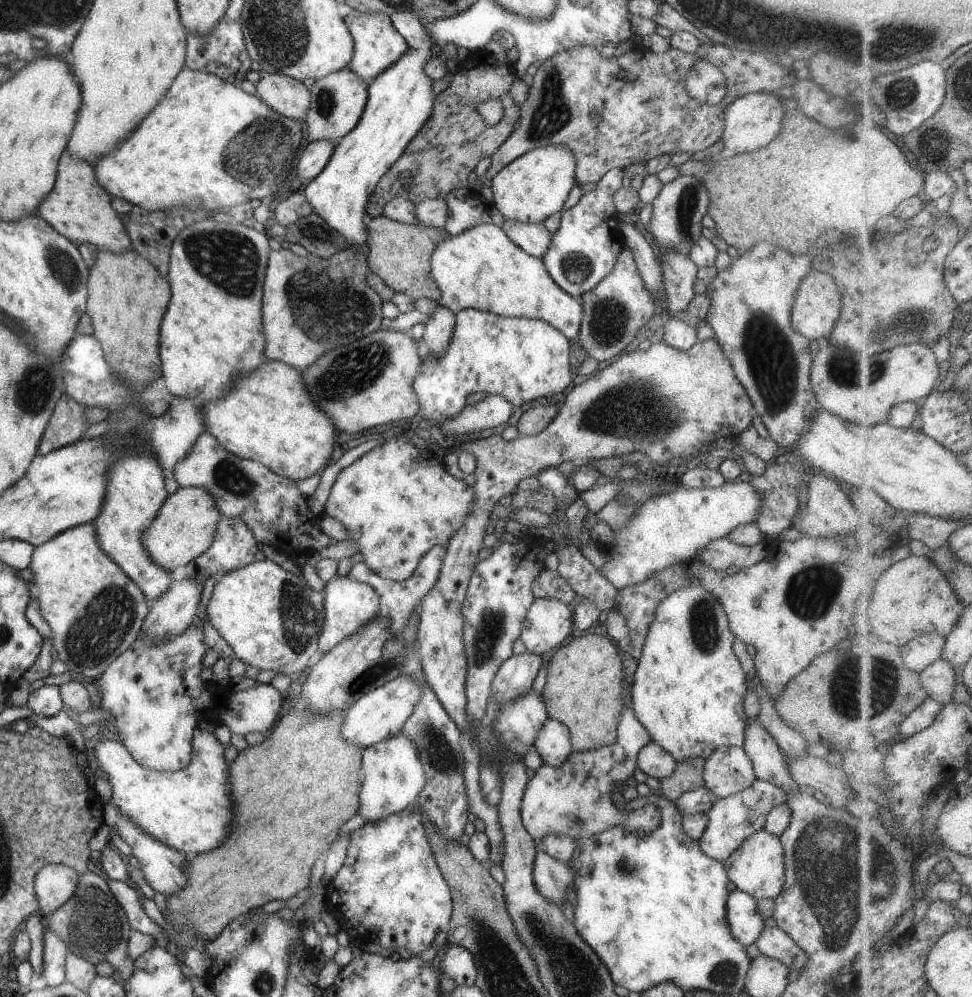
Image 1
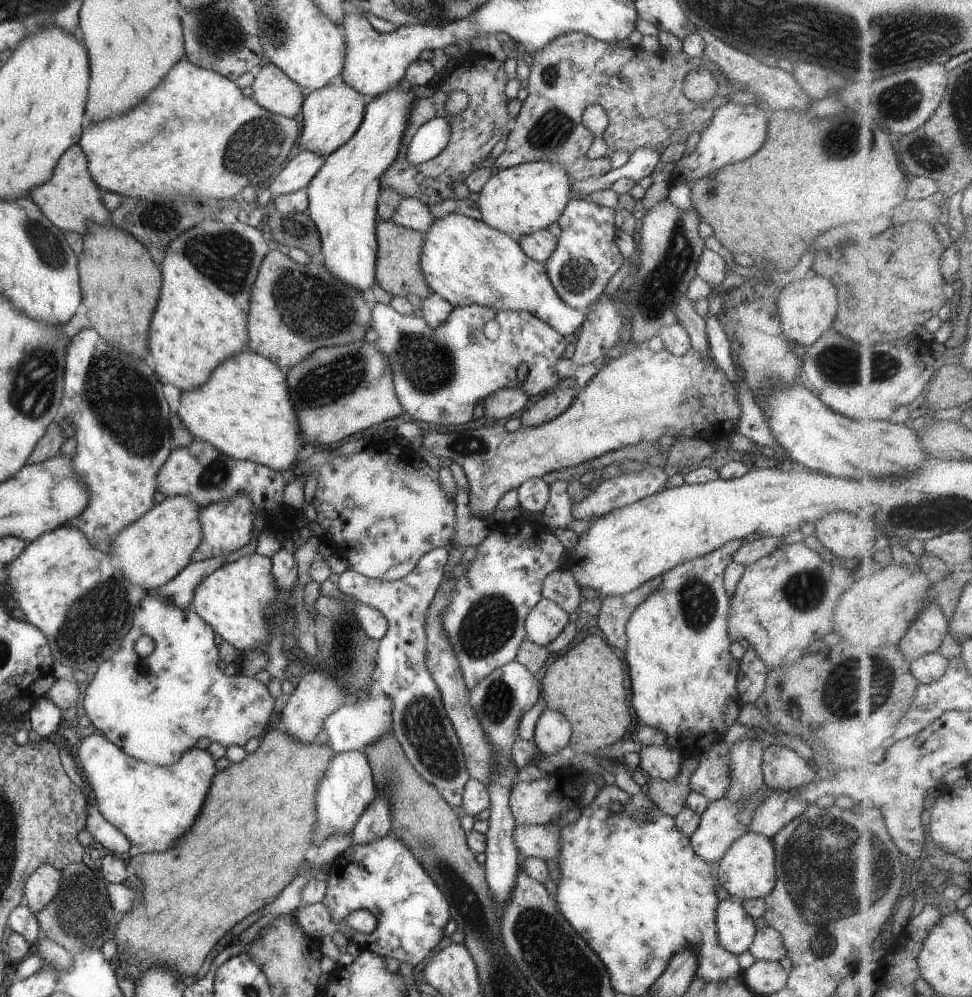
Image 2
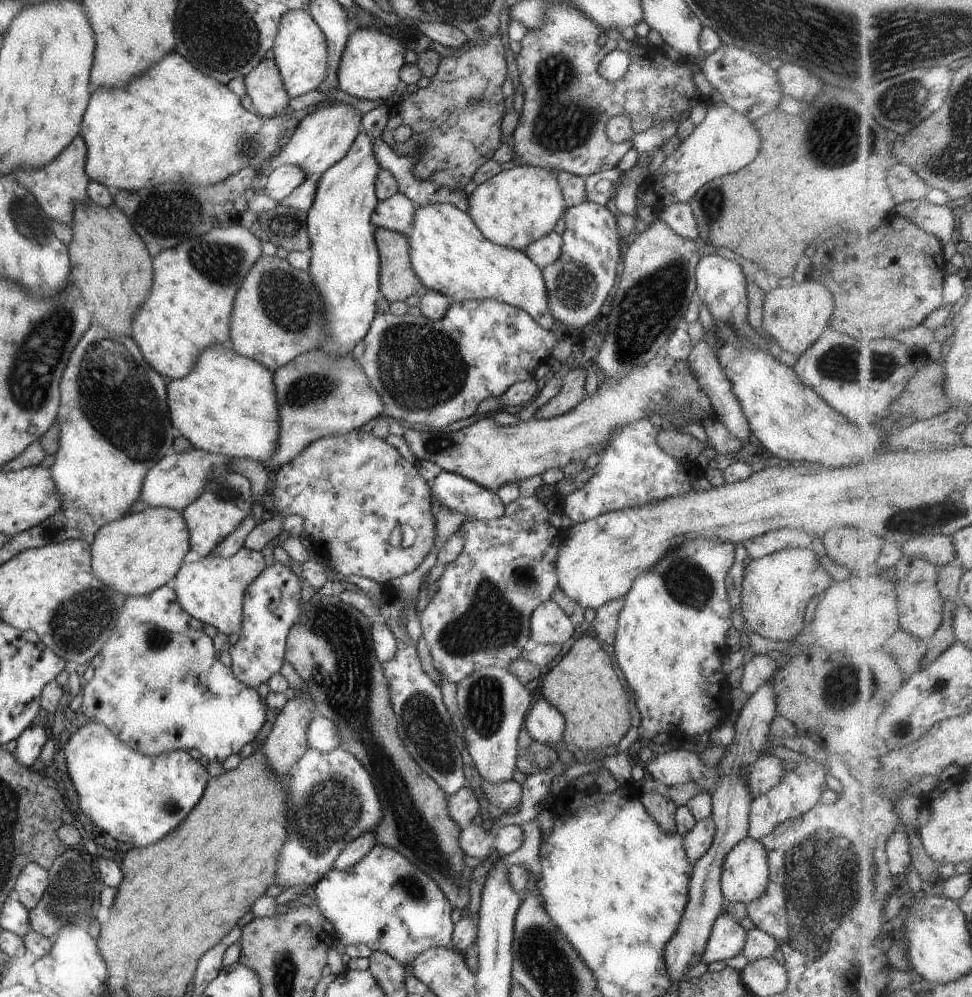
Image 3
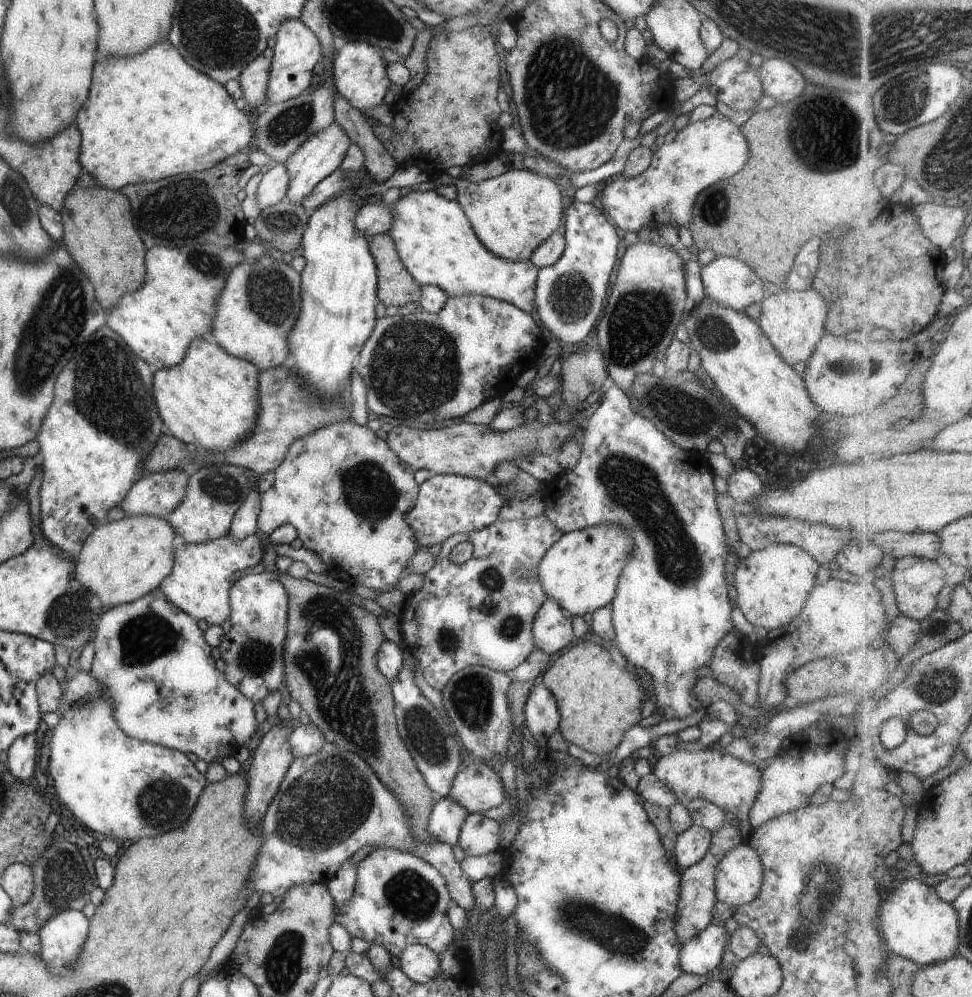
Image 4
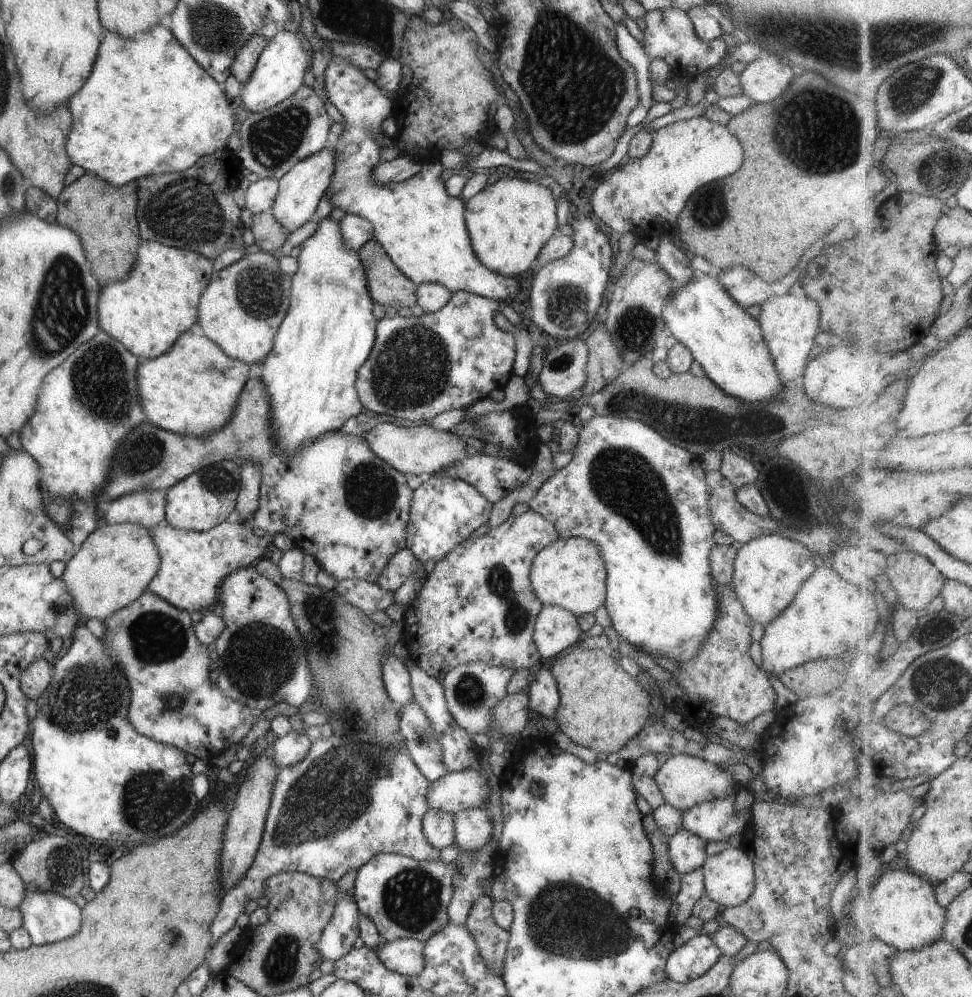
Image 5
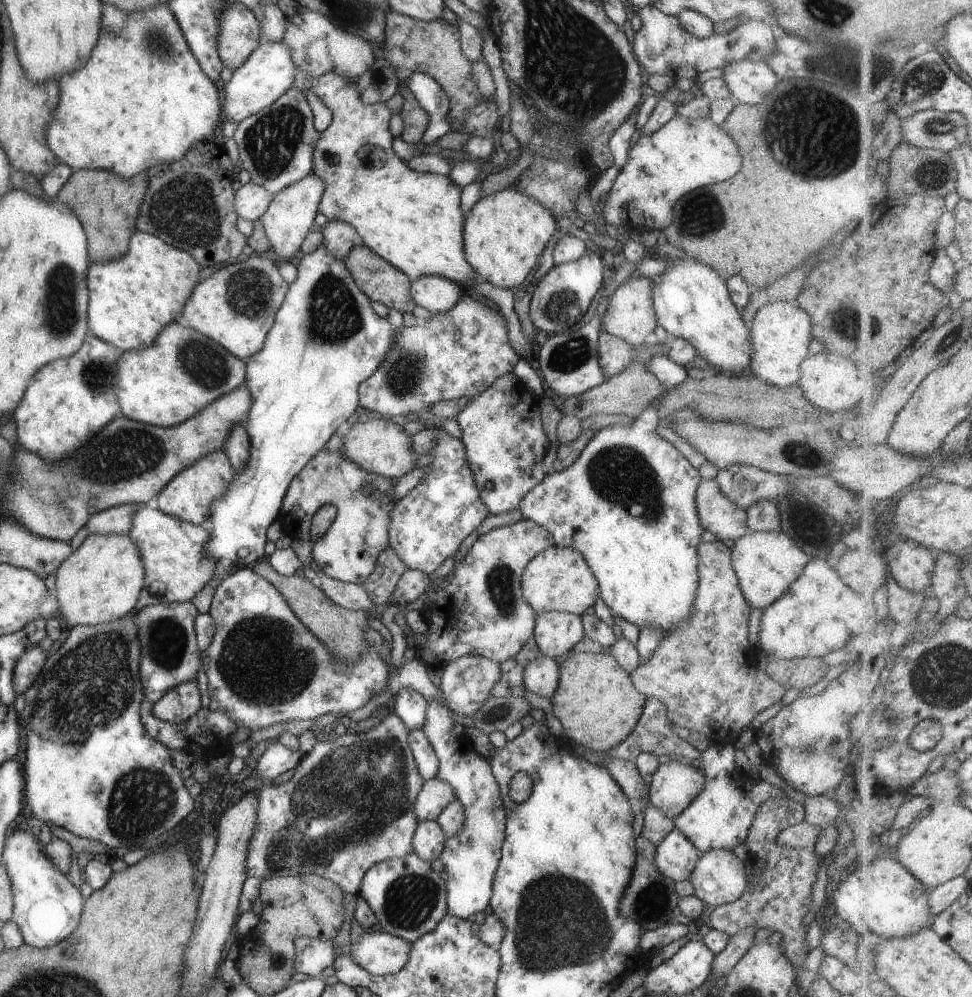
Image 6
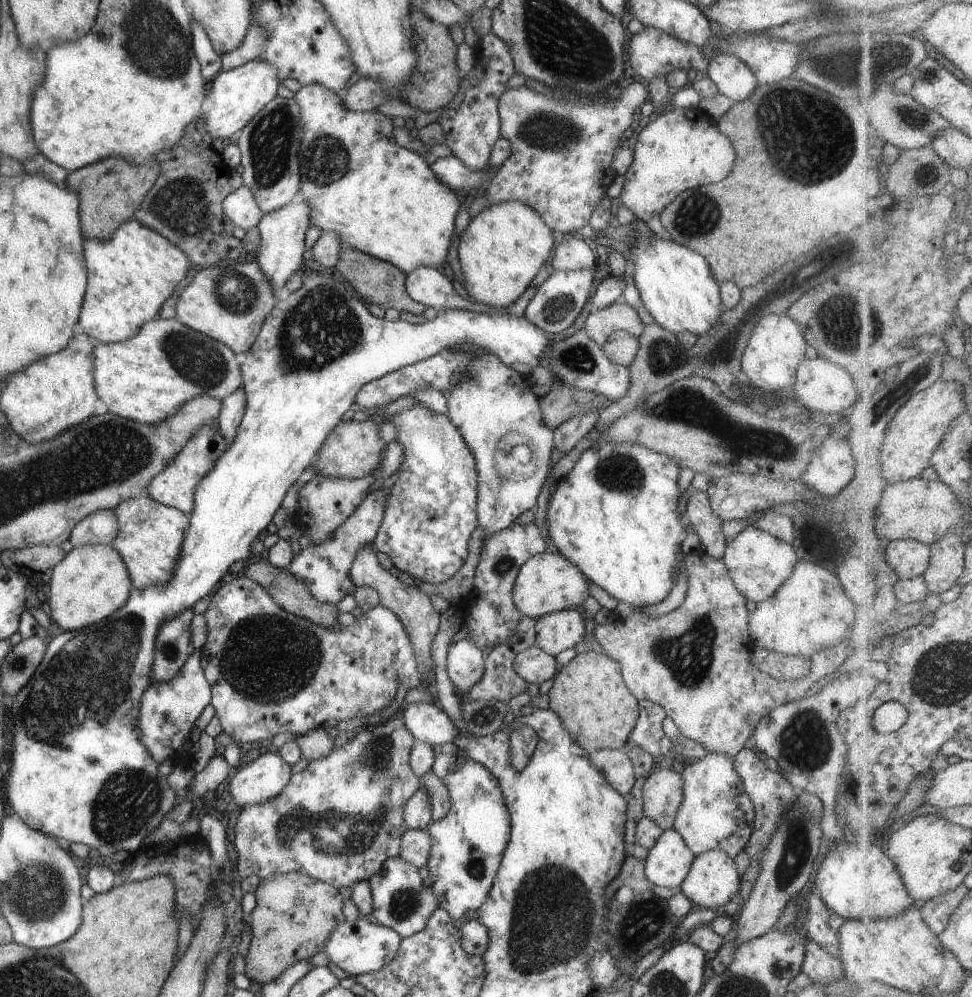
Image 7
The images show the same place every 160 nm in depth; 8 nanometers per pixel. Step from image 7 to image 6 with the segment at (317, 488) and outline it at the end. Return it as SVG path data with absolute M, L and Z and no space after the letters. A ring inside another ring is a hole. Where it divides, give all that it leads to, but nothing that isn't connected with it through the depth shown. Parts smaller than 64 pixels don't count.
M321 448L291 479L276 520L291 540L308 540L308 528L314 512L324 504L335 506L335 518L322 536L312 542L310 558L326 577L363 585L376 565L377 554L389 547L387 525L394 507L393 487L390 479L354 465L341 450Z

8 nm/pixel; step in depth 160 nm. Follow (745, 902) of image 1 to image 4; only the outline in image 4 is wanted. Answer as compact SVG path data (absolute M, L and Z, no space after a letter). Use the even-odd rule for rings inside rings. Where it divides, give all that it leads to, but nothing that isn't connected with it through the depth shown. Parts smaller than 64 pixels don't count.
M707 925L679 949L679 966L682 972L707 974L721 962L730 934L723 925Z

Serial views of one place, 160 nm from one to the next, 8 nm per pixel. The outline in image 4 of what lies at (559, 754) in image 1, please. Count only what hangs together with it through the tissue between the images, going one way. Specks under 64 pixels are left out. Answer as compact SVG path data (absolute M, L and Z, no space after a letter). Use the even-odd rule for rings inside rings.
M532 684L524 704L523 726L537 742L537 746L546 747L549 735L558 728L560 714L551 691L542 685Z

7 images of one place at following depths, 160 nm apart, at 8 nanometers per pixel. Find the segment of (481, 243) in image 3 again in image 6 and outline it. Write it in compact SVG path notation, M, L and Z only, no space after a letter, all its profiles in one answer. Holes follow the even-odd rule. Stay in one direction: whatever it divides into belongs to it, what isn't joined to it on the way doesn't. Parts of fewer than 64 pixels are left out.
M326 72L315 78L311 90L332 112L331 124L318 134L312 154L311 173L324 182L318 211L329 220L348 222L356 230L358 243L404 272L410 281L423 275L435 275L458 284L464 291L475 282L479 283L481 278L468 265L463 254L464 218L459 209L460 188L451 182L448 175L412 171L407 161L393 152L392 137L387 129L391 111L384 103L362 103L356 83Z

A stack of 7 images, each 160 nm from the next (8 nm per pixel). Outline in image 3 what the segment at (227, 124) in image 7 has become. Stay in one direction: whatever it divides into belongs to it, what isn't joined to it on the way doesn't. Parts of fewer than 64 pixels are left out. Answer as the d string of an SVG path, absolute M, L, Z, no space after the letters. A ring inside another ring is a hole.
M287 10L280 17L272 48L274 55L272 60L282 79L284 92L290 99L316 90L326 78L327 44L319 26L307 11Z

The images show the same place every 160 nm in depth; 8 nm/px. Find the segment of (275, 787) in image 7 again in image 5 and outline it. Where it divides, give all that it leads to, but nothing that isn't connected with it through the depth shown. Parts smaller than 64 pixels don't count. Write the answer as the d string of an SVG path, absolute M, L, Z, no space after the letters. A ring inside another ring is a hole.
M290 730L283 736L278 736L270 744L267 752L278 768L295 764L307 754L311 740L303 733Z

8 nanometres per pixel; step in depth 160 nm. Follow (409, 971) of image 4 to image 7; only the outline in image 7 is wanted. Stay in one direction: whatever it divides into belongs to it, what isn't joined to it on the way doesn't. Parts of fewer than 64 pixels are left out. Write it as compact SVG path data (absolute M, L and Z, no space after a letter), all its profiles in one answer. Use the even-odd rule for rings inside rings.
M359 916L353 921L343 920L333 928L322 944L321 951L325 951L329 960L347 974L359 976L363 973L375 973L390 963L398 953L401 939L394 930L378 925L370 918Z

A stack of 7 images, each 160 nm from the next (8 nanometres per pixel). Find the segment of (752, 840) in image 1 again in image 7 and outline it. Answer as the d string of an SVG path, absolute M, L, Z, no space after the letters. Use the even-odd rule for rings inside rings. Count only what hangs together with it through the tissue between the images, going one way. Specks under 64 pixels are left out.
M708 850L694 855L689 872L681 881L683 893L695 906L701 909L714 909L727 902L735 901L739 889L740 875L737 873L735 862L722 850Z

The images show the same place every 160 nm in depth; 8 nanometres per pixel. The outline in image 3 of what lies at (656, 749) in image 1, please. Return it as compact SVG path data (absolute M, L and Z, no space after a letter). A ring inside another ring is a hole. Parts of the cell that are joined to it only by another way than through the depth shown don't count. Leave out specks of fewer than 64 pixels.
M680 748L670 749L656 756L653 755L653 757L646 762L645 768L653 780L668 787L690 782L695 783L702 792L711 793L711 790L713 790L718 781L718 764L716 764L715 768L706 768L697 754Z

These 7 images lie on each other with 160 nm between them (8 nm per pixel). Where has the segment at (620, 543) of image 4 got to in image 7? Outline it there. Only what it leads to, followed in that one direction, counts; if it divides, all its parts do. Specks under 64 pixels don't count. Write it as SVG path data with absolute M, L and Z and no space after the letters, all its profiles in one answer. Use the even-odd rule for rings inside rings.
M546 551L534 554L519 567L512 586L512 601L516 609L532 619L563 609L580 609L587 596L587 582L579 568L563 555Z

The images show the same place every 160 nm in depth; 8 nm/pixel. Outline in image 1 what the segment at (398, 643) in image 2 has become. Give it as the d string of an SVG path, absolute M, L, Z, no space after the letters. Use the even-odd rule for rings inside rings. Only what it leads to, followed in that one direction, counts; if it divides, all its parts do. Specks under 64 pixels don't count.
M432 546L425 554L422 554L421 558L419 558L417 566L413 569L411 576L402 581L392 581L377 577L375 573L372 573L371 569L368 569L368 566L365 565L363 561L355 563L349 570L348 575L350 577L353 577L357 582L372 586L379 595L378 603L381 605L381 608L389 619L392 637L400 635L401 629L410 625L410 616L413 613L417 613L422 598L426 596L426 592L433 586L433 583L439 574L445 551L445 546ZM416 648L403 658L404 663L400 668L399 675L413 677L422 686L421 696L400 730L404 736L408 736L414 742L419 751L419 758L425 775L423 788L416 796L414 804L426 815L427 820L433 823L436 832L445 841L452 843L459 840L459 837L464 833L468 814L468 800L463 780L464 762L461 752L461 732L443 710L435 693L425 684Z

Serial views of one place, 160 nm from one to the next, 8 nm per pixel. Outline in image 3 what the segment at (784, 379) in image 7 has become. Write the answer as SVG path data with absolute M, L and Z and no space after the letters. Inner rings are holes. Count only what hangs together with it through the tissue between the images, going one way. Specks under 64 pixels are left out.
M807 278L799 284L787 281L772 286L762 304L762 330L781 350L800 355L828 326L833 310L832 294L820 282Z

